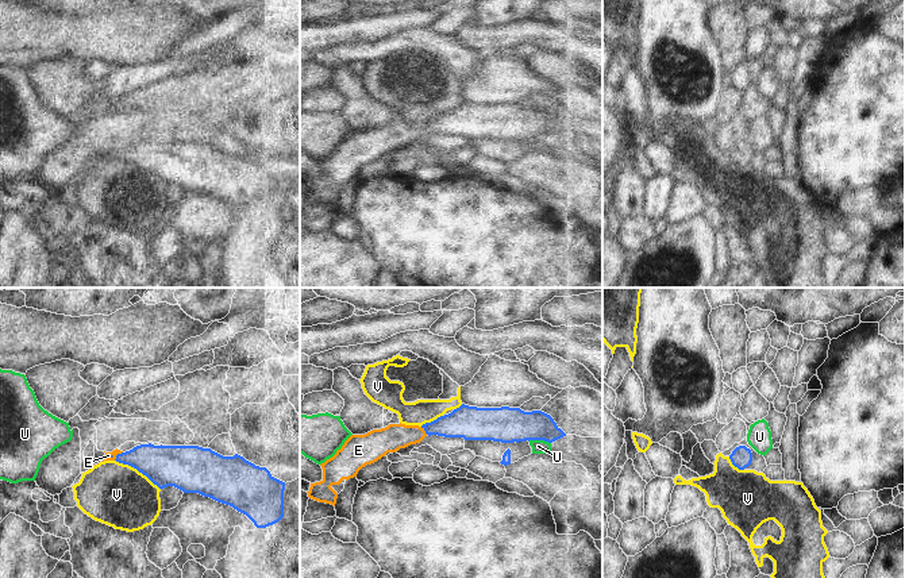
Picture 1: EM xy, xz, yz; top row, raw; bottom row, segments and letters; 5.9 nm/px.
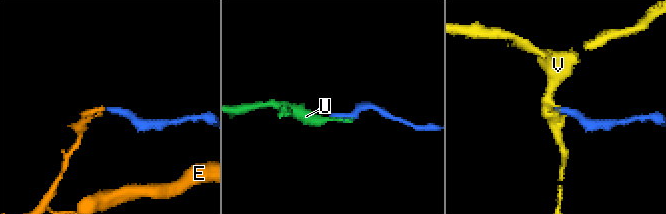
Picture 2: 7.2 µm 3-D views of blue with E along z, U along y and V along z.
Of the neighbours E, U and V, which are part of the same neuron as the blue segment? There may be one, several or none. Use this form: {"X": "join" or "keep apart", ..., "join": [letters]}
{"E": "join", "U": "keep apart", "V": "keep apart", "join": ["E"]}

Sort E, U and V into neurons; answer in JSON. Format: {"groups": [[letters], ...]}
{"groups": [["E"], ["U"], ["V"]]}

